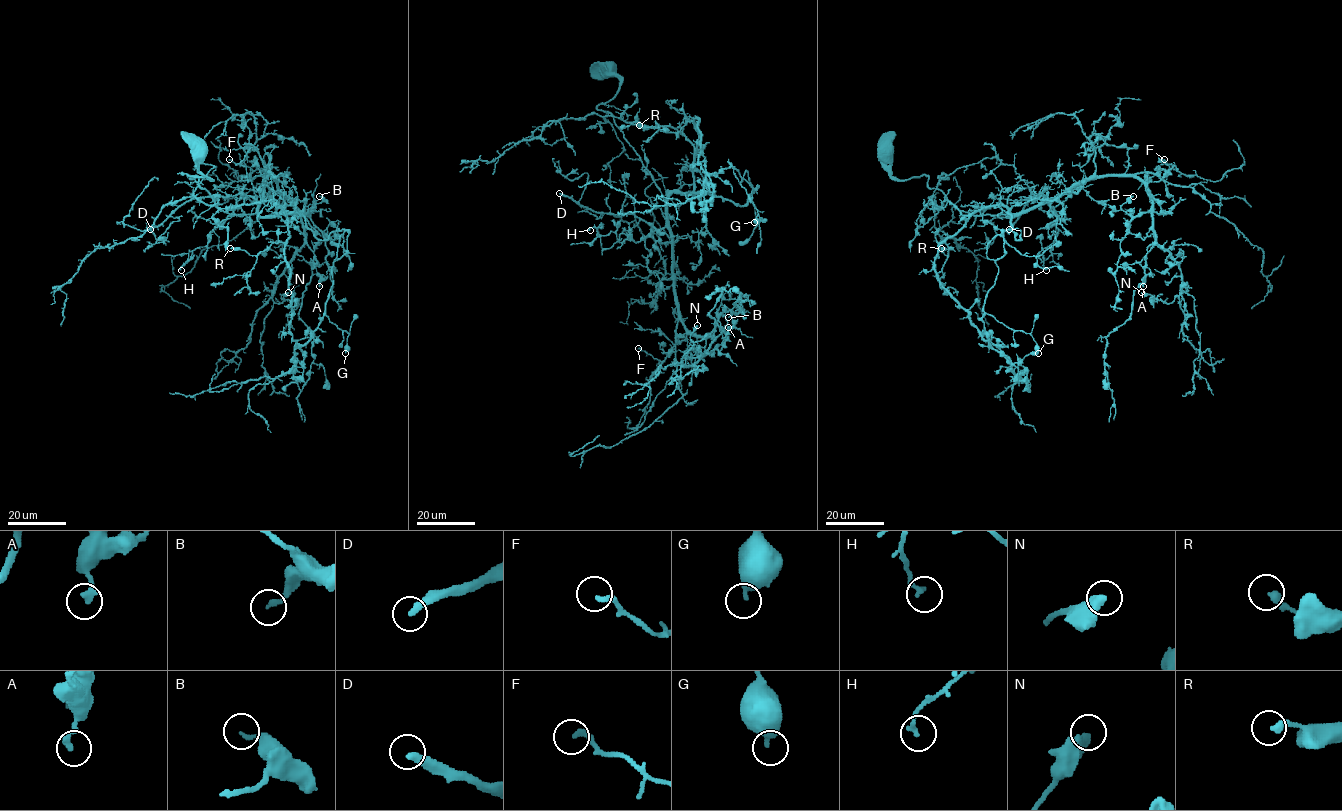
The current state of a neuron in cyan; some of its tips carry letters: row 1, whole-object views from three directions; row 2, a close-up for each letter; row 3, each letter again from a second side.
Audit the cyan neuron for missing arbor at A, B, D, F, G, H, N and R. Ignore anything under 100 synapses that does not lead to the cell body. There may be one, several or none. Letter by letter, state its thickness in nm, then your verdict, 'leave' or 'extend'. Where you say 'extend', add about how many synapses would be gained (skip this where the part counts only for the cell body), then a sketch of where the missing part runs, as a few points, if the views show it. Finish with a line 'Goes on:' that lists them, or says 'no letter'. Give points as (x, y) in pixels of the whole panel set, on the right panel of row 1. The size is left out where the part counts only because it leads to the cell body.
A: calibre 280 nm; leave
B: calibre 170 nm; leave
D: calibre 320 nm; extend; 160 synapses; course (1009, 229), (1002, 268), (1015, 310), (1005, 321), (1014, 331), (1013, 344), (1037, 358)
F: calibre 240 nm; leave
G: calibre 460 nm; leave
H: calibre 190 nm; leave
N: calibre 500 nm; leave
R: calibre 320 nm; leave
Goes on: D

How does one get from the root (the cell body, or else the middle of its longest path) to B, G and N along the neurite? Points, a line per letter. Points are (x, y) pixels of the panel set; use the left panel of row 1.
B: (199, 151), (197, 167), (211, 179), (188, 175), (230, 215), (257, 211), (267, 176), (309, 216), (319, 196)
G: (199, 151), (211, 179), (188, 175), (221, 210), (348, 232), (324, 313), (345, 353)
N: (199, 151), (221, 210), (256, 212), (267, 176), (296, 209), (288, 292)

